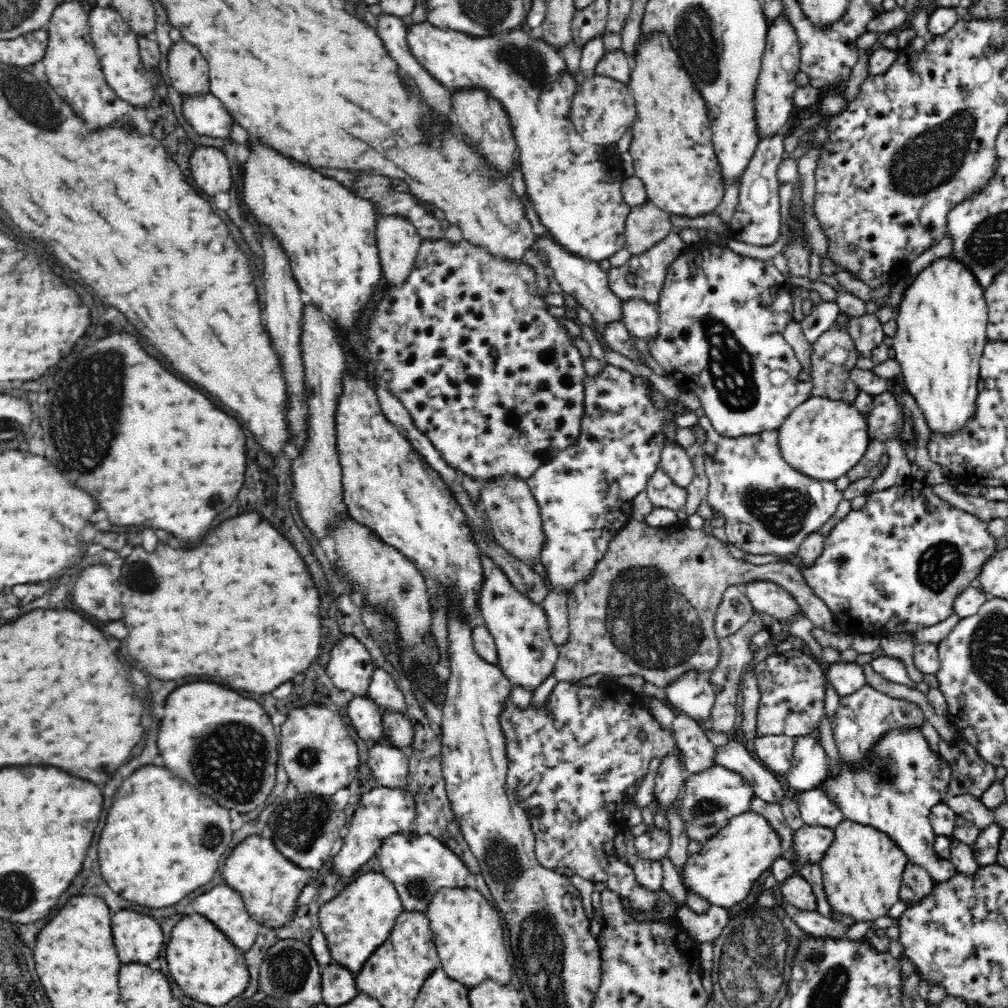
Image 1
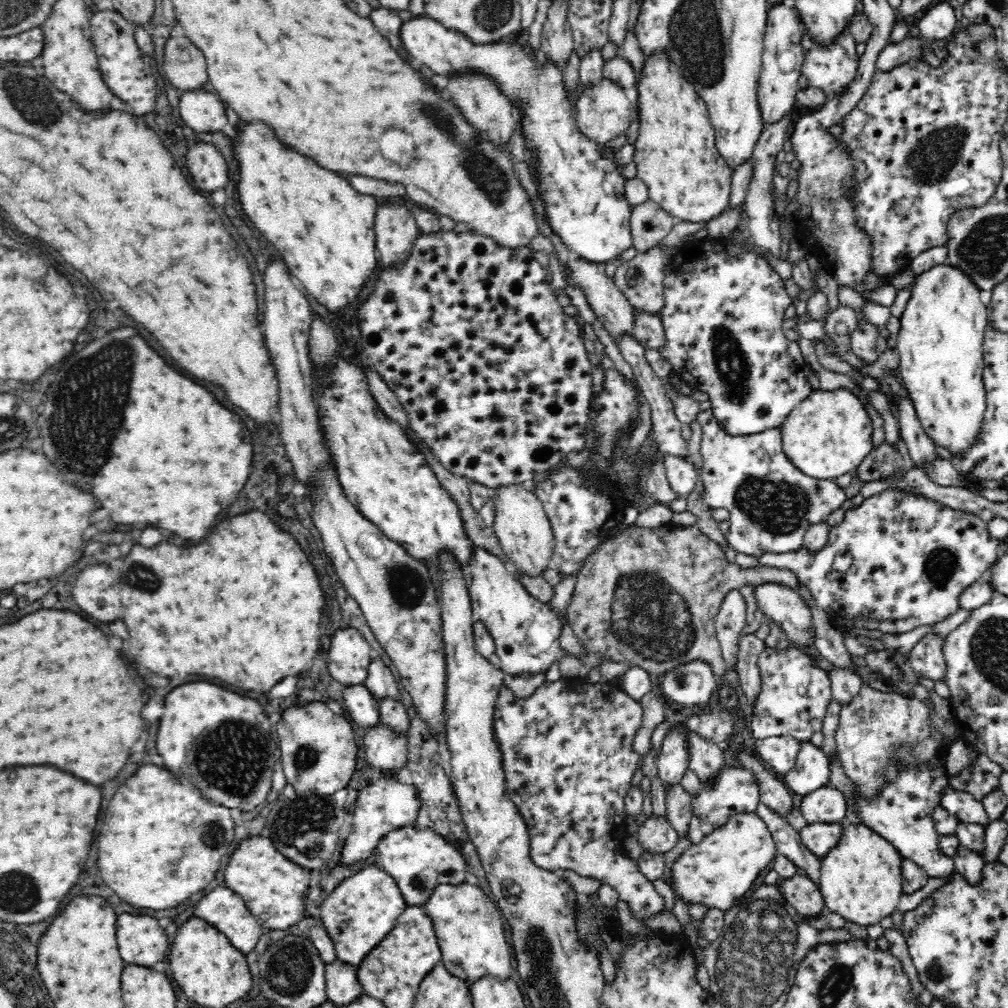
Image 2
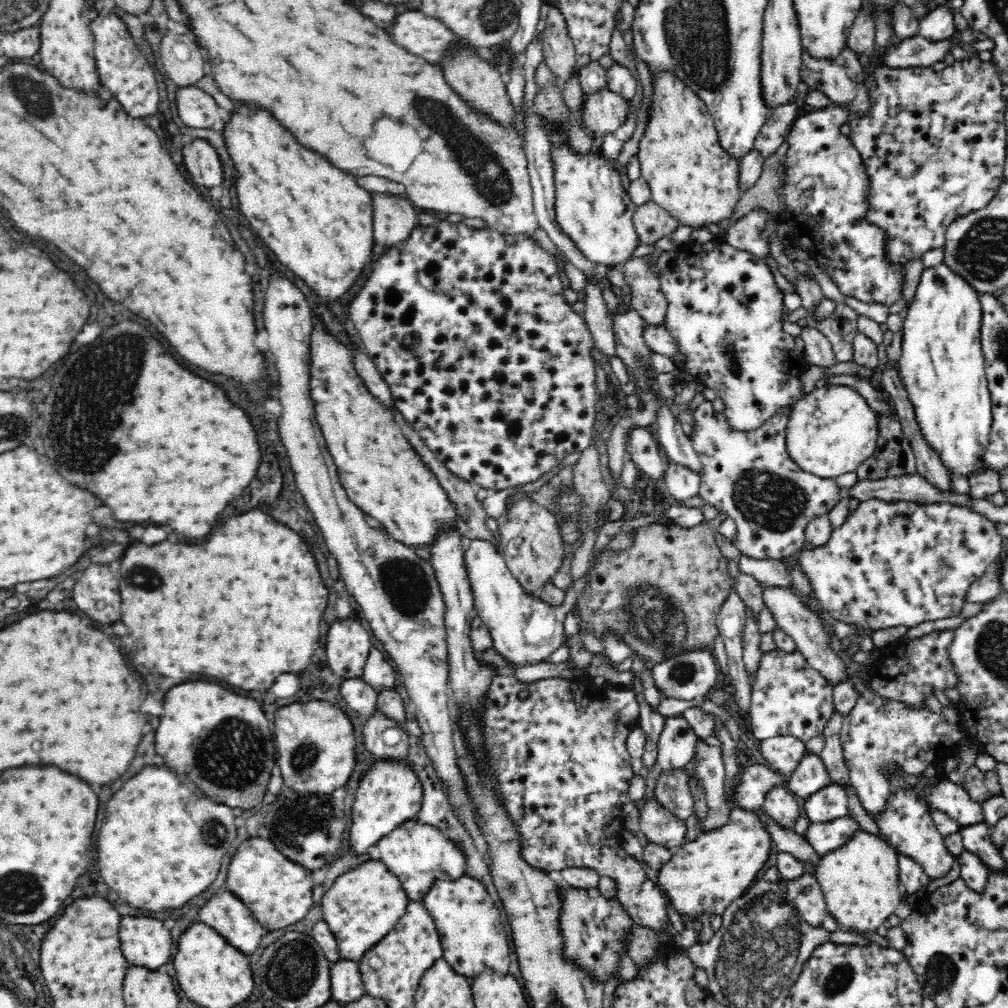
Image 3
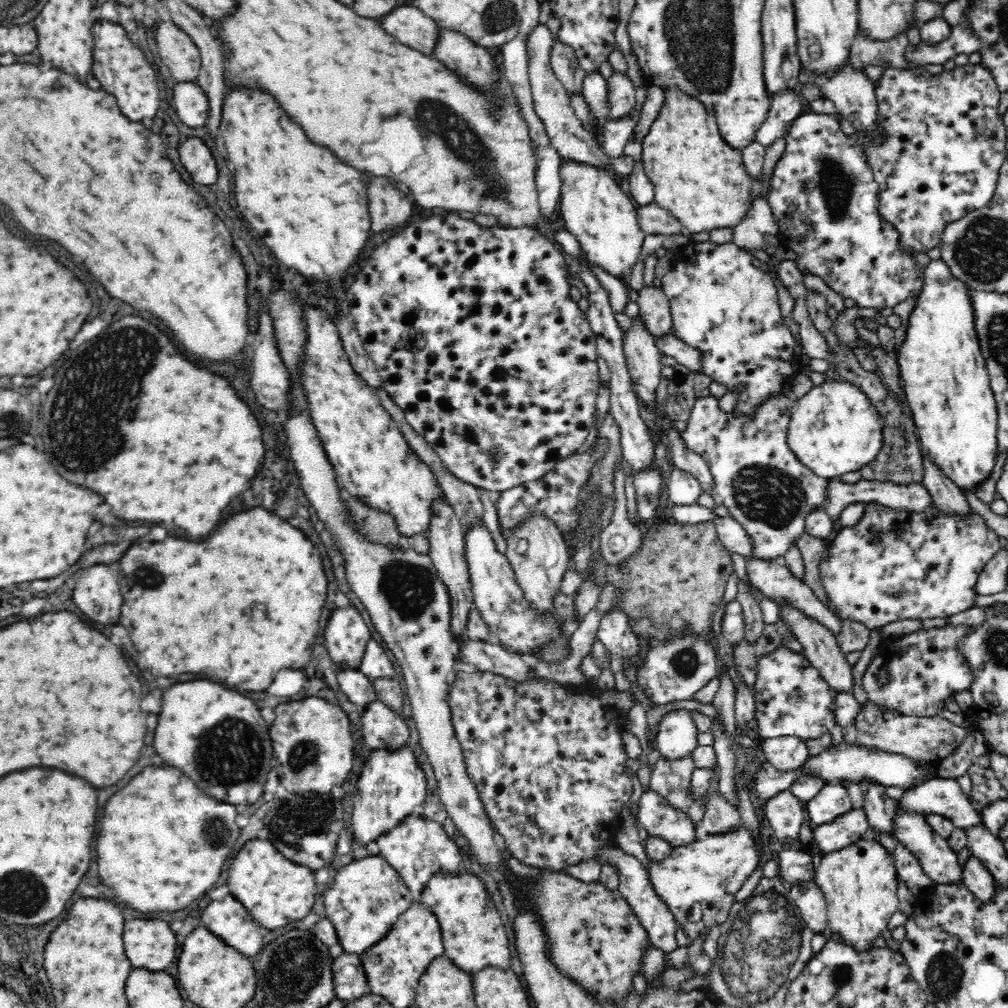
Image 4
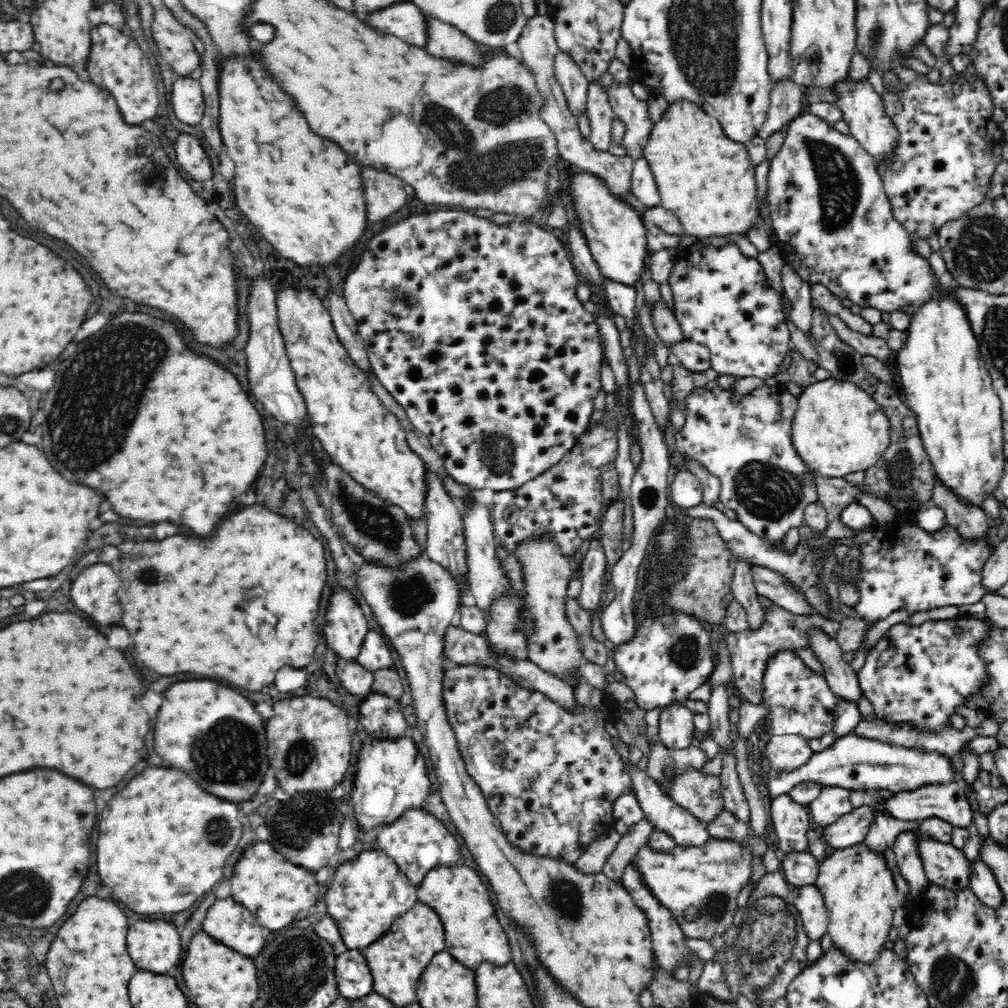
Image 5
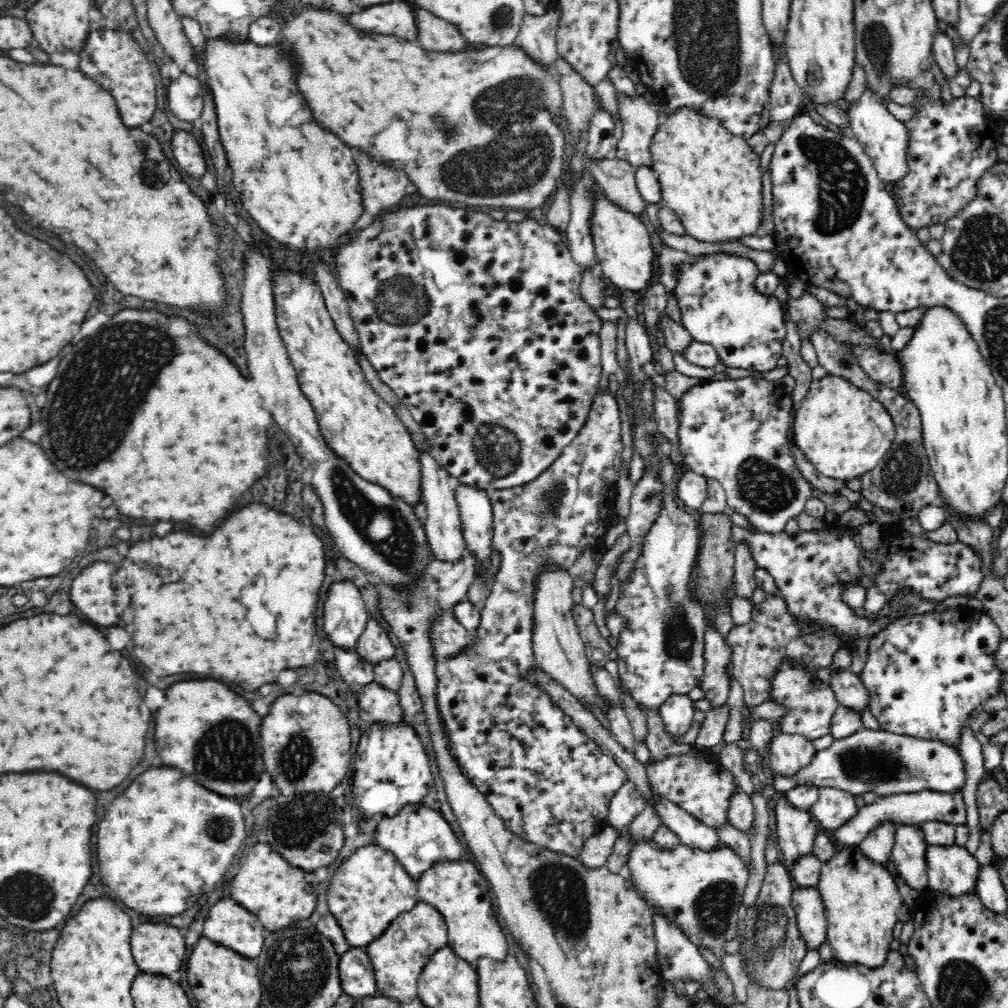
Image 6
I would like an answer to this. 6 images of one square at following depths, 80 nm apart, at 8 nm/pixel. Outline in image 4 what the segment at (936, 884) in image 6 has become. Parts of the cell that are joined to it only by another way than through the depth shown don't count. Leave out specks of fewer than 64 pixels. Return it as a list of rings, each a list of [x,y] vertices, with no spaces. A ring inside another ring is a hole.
[[[899,803],[892,818],[892,830],[890,836],[894,840],[902,843],[908,851],[914,854],[914,857],[922,865],[924,872],[933,880],[935,884],[956,884],[962,881],[963,867],[958,866],[957,852],[948,844],[947,839],[936,834],[926,820],[926,814],[920,814],[907,808],[901,808]]]

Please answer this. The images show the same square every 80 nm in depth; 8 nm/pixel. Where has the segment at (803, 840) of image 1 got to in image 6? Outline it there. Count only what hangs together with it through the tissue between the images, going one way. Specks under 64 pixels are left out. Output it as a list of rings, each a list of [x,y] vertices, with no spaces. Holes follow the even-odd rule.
[[[962,789],[954,790],[952,793],[922,790],[920,793],[891,794],[887,797],[878,798],[873,803],[860,807],[858,812],[856,812],[856,816],[852,816],[846,824],[836,828],[836,832],[832,832],[830,838],[841,848],[854,847],[863,841],[869,831],[874,830],[882,822],[919,825],[934,820],[952,823],[953,825],[964,825],[967,822],[967,808]]]

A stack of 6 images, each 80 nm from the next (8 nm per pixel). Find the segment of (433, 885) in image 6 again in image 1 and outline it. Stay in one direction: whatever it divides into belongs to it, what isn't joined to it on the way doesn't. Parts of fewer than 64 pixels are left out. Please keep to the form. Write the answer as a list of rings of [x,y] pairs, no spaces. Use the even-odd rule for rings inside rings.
[[[469,887],[440,889],[425,912],[440,957],[440,968],[448,978],[469,989],[486,980],[502,986],[510,983],[512,968],[506,956],[501,915],[480,891]]]

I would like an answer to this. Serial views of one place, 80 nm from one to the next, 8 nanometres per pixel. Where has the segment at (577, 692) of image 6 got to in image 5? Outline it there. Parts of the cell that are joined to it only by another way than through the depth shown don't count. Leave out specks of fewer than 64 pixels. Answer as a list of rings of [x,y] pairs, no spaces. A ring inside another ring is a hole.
[[[532,537],[532,542],[524,541],[520,546],[520,560],[524,562],[524,590],[528,590],[528,612],[532,615],[533,631],[528,637],[528,659],[533,664],[554,674],[578,674],[578,666],[582,662],[581,644],[576,640],[576,633],[566,616],[567,588],[572,571],[568,558],[560,558],[560,550],[556,550],[556,541],[548,542],[548,538]]]

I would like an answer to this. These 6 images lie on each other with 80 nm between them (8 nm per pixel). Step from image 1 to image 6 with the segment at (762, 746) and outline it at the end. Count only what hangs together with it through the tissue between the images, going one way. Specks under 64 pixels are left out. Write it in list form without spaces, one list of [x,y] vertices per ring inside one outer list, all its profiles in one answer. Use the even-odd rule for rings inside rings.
[[[778,733],[770,740],[770,751],[767,754],[773,772],[788,777],[799,773],[804,766],[810,764],[816,752],[812,741],[806,737]]]

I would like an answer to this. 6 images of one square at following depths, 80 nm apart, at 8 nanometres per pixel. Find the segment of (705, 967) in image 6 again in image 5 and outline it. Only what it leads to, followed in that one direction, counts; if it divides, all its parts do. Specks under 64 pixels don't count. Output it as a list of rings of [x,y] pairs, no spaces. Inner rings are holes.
[[[634,863],[628,864],[624,868],[620,882],[631,893],[631,897],[639,905],[640,910],[647,915],[648,928],[651,930],[652,948],[654,949],[655,960],[666,972],[673,973],[680,960],[687,960],[689,948],[684,945],[684,933],[679,922],[673,917],[673,914],[660,904],[660,901],[650,892],[649,888],[637,872]]]

